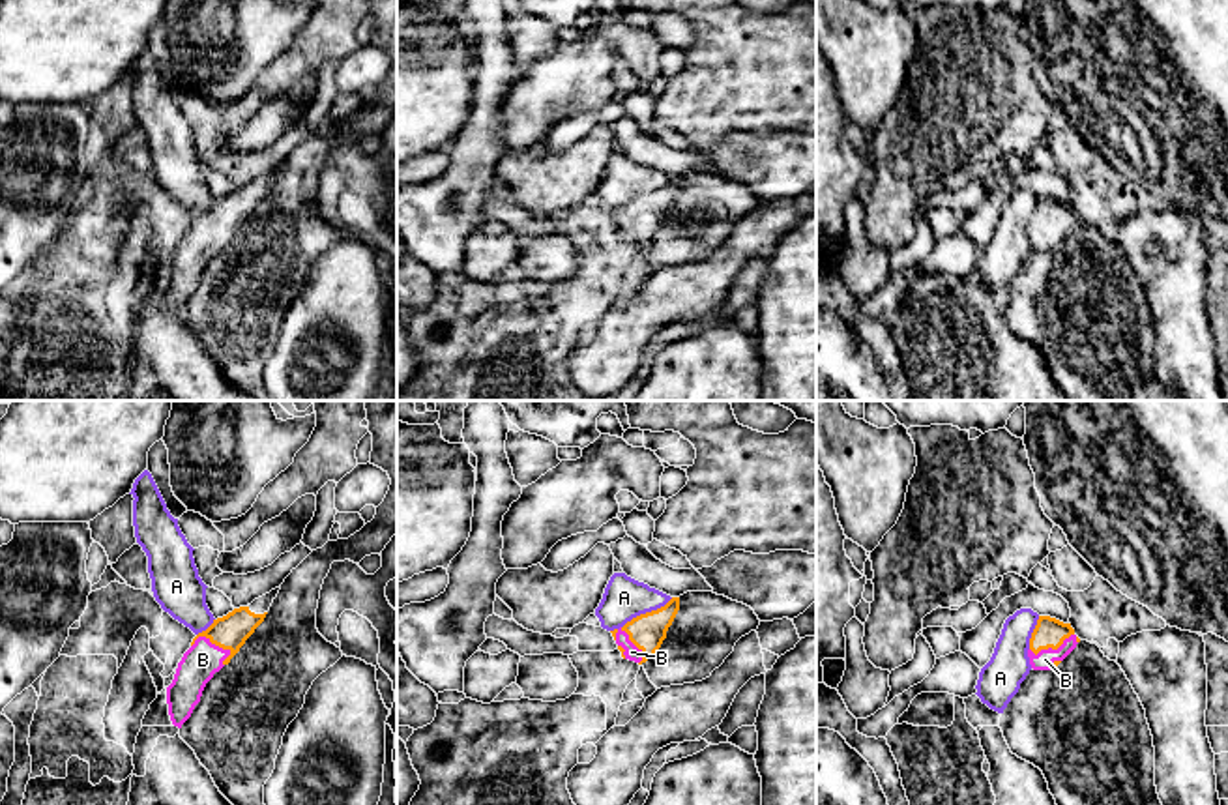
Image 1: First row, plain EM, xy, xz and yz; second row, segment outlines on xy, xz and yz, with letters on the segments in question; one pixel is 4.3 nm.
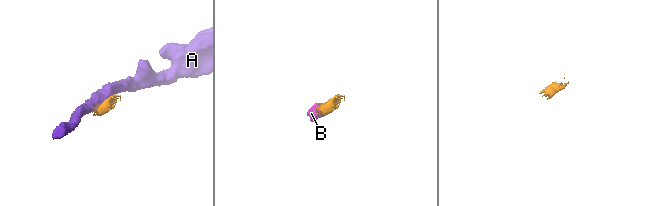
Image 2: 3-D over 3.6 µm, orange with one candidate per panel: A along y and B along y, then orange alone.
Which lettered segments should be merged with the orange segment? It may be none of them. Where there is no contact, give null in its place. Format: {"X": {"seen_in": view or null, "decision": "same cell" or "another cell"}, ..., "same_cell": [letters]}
{"A": {"seen_in": "xz", "decision": "another cell"}, "B": {"seen_in": "xy", "decision": "same cell"}, "same_cell": ["B"]}

